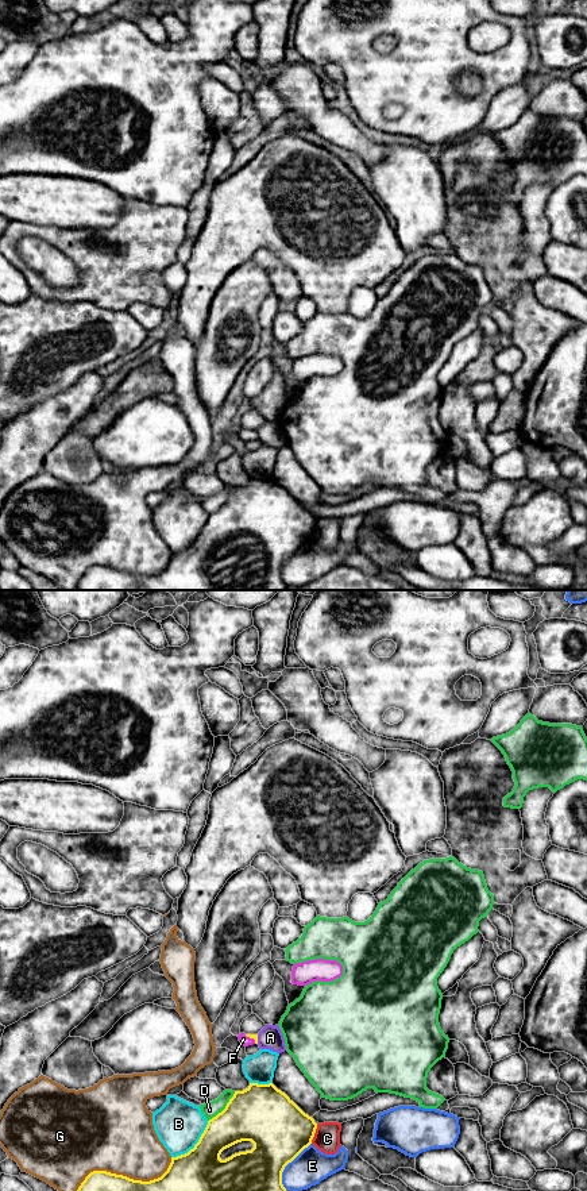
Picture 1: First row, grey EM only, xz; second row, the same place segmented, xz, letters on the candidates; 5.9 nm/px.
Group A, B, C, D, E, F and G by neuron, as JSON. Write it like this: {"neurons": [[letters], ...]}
{"neurons": [["A"], ["B"], ["C"], ["D"], ["E"], ["F"], ["G"]]}

